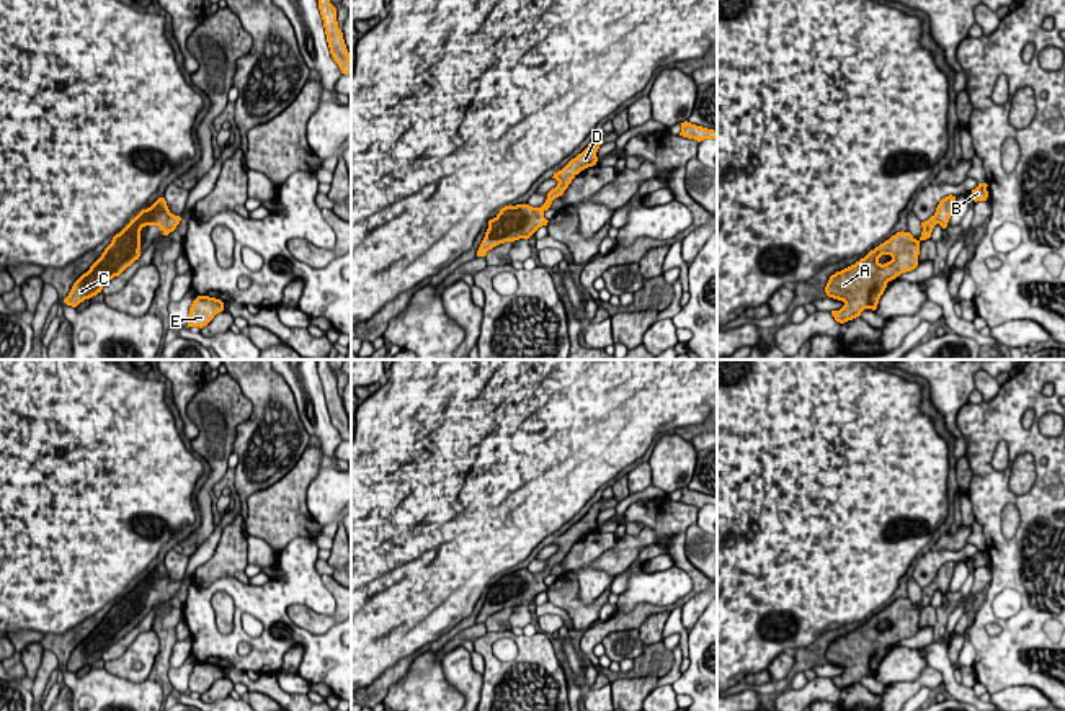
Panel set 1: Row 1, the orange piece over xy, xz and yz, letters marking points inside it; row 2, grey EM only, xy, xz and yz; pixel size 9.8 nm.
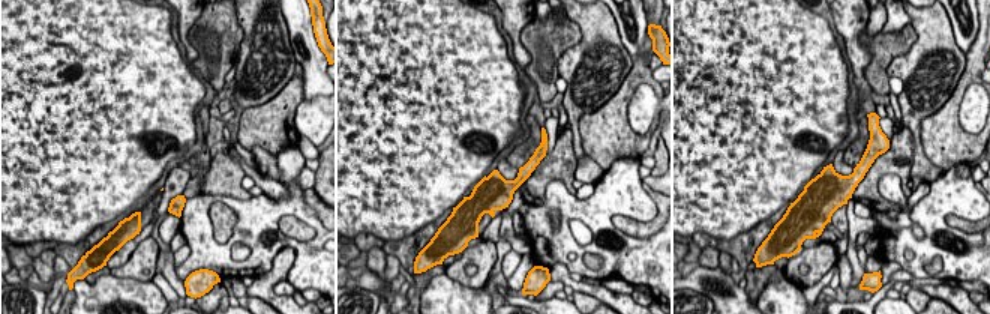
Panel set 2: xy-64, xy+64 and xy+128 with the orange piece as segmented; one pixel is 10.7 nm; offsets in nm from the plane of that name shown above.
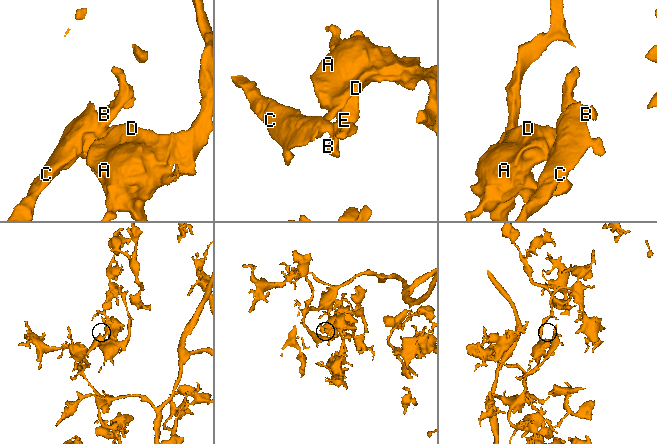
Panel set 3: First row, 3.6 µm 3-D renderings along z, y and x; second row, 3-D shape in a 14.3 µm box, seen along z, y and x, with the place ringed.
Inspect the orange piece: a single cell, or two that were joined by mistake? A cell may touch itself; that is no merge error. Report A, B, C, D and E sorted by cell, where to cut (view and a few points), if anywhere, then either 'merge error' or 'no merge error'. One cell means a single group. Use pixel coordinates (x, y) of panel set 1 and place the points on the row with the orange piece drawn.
groups A B C D E; cut none; no merge error

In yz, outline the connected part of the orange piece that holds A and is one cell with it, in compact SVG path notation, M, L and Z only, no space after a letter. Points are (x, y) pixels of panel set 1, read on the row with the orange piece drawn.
M952 195L939 201L936 212L921 222L918 240L910 232L897 232L854 265L830 276L827 296L844 302L840 311L831 311L836 322L844 324L859 317L864 309L877 309L887 283L918 266L920 242L931 237L936 224L947 227L954 201Z

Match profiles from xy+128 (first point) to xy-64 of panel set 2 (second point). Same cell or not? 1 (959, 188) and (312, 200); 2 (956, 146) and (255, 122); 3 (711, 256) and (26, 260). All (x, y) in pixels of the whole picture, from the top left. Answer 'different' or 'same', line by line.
1: different
2: same
3: different

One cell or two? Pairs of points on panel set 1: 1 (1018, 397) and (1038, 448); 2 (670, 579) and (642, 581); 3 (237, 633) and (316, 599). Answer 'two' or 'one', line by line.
1: one
2: one
3: one

